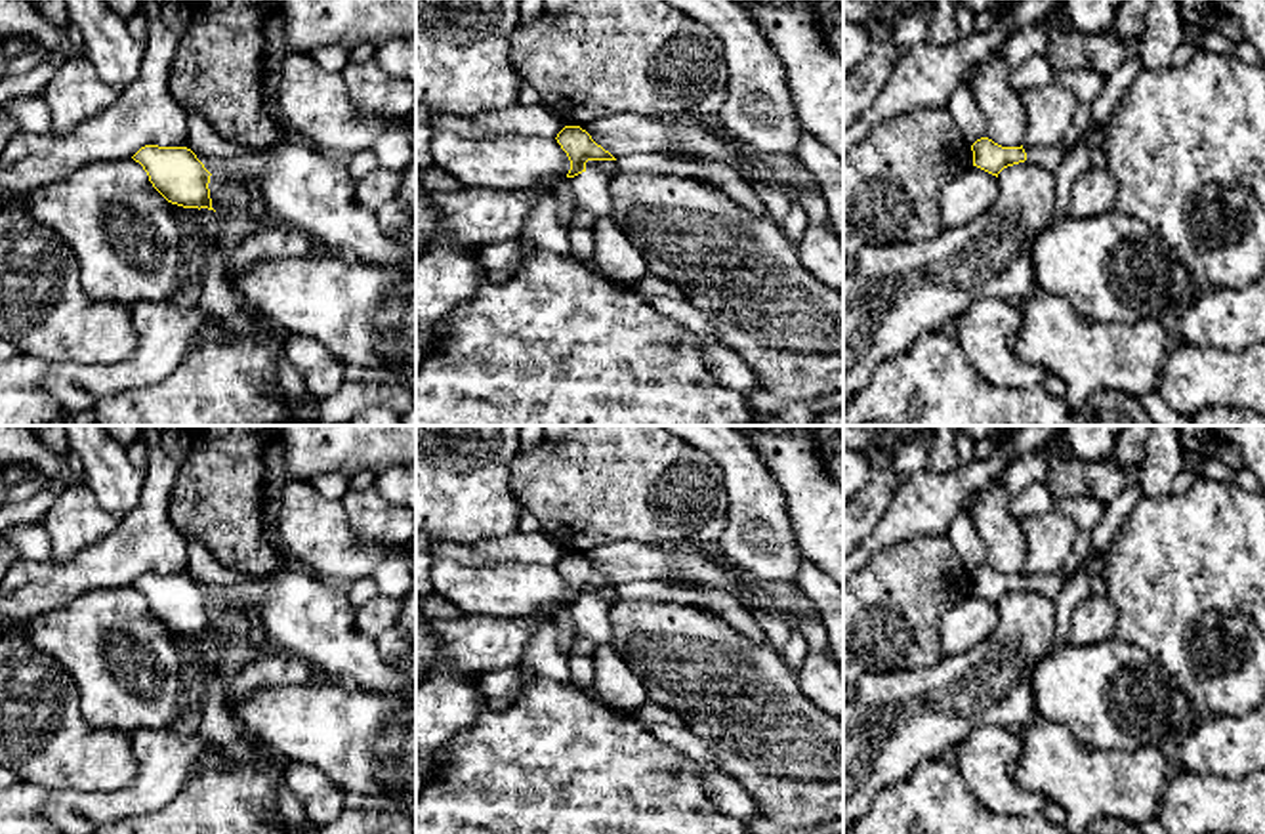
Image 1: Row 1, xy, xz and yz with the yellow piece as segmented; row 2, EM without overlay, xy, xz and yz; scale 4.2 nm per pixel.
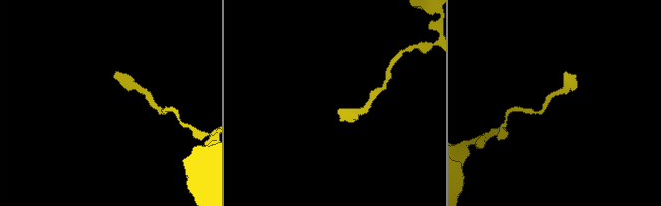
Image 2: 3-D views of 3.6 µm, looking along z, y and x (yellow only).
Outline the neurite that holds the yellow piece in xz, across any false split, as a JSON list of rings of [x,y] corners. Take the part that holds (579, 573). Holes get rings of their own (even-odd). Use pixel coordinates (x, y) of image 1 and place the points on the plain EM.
[[[565,553],[555,567],[570,588],[570,597],[567,605],[574,605],[586,599],[588,588],[616,588],[609,578],[597,573],[591,563],[580,553]]]

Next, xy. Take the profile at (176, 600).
[[[145,573],[134,584],[143,594],[153,615],[172,632],[183,636],[212,636],[210,599],[187,574]]]

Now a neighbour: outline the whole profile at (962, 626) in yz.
[[[969,594],[939,616],[939,641],[944,657],[964,655],[983,643],[996,628],[996,603]]]

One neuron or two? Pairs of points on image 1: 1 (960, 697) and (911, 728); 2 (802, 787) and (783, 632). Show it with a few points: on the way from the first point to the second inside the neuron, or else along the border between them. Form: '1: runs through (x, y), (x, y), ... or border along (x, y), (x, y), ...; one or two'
1: runs through (949, 701), (922, 716); one
2: border along (767, 642), (779, 651); two

